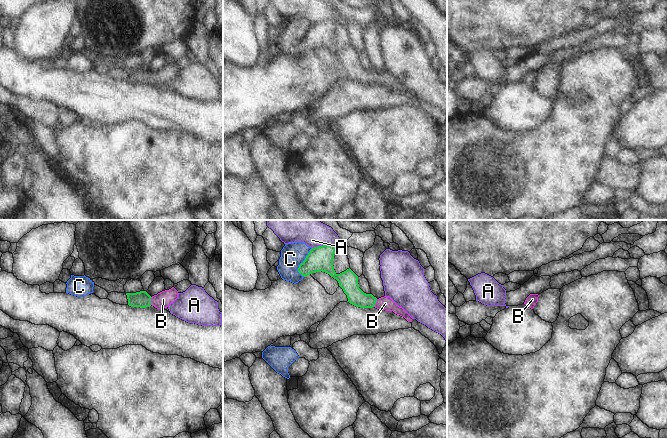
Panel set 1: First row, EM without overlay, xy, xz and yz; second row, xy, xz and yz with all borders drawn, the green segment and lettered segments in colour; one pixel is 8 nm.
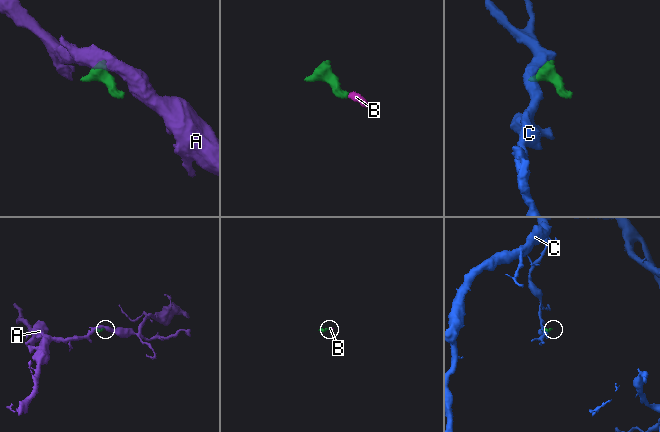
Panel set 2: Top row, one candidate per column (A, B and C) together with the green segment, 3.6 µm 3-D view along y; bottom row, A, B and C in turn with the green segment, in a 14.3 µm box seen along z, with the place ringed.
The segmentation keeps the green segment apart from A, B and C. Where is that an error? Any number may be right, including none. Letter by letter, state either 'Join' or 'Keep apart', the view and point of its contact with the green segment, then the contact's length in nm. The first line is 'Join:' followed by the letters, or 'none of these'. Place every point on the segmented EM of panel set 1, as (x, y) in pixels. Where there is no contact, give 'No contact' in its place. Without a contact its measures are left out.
Join: B
A: Keep apart. Touches green at xz (324, 245). Shared border 200 nm
B: Join. Touches green at xy (150, 301). Shared border 70 nm
C: Keep apart. Touches green at xz (303, 262). Shared border 240 nm.

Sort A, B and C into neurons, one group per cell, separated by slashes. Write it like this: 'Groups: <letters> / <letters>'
Groups: A / B / C.

